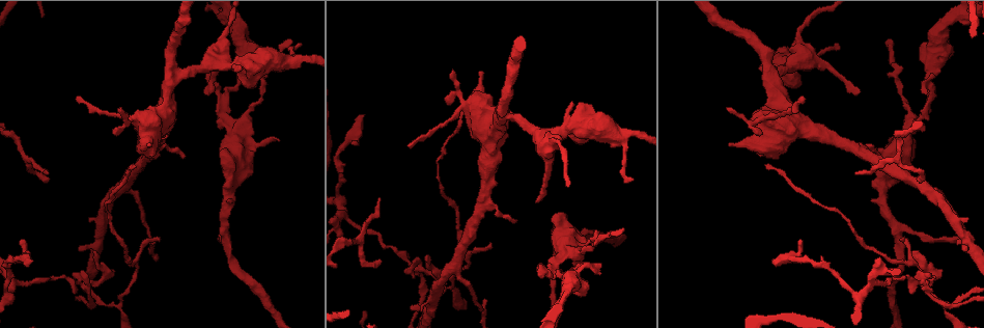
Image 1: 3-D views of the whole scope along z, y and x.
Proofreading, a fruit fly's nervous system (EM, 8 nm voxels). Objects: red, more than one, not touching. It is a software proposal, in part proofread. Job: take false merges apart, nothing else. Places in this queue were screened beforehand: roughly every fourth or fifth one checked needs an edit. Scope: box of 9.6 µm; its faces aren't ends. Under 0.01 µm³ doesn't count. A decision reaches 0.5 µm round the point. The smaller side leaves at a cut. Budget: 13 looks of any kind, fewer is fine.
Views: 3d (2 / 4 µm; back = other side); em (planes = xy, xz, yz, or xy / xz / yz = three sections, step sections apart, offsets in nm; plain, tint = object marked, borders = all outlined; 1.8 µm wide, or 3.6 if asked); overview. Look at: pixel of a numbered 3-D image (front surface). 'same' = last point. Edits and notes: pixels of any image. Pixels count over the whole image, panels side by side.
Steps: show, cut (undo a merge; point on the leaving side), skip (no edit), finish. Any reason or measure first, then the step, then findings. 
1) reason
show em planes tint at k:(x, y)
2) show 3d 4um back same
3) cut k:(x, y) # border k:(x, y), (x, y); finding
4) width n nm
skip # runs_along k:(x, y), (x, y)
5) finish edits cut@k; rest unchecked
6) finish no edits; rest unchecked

thick turns thin
show em yz step 4 tint at 1:(928, 73)

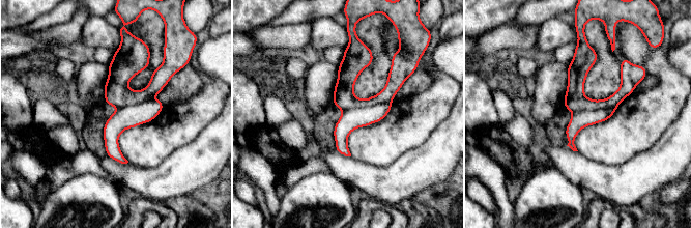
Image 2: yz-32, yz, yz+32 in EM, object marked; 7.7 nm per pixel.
cut it another way
show em planes tint same

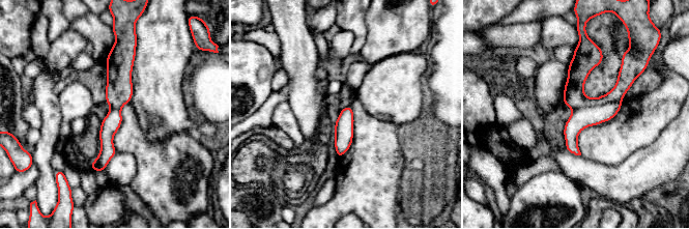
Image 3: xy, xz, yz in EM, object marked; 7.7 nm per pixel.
cut 3:(574, 97) # part_leaving 3:(629, 78), (600, 101), (565, 98); two neurons meet here

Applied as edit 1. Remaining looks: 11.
redraw
show overview

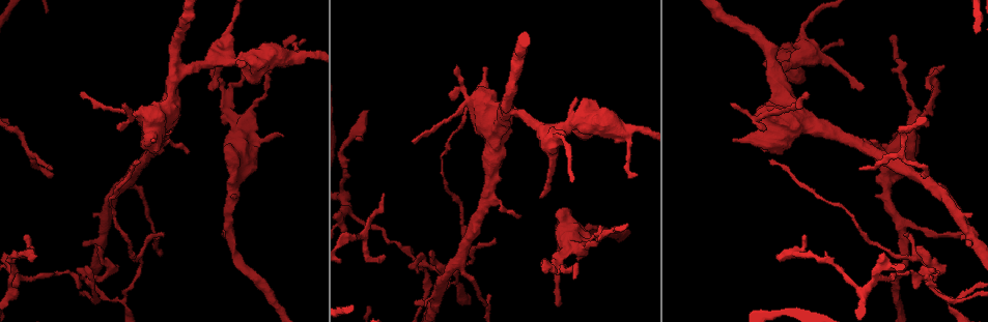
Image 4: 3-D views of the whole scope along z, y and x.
show em 3.6um planes tint at 4:(240, 146)

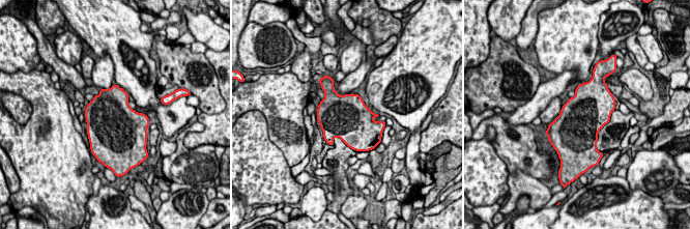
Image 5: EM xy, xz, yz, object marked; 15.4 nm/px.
skip # continuous, no second neuron

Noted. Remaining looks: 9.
three arms meet
show 3d 4um at 4:(625, 131)

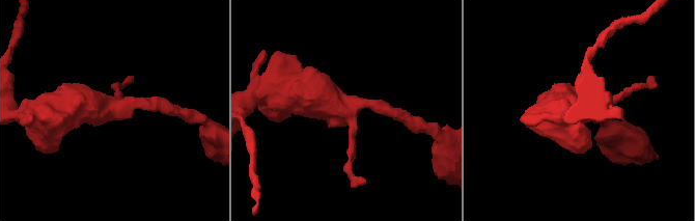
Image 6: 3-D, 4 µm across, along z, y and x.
arms 3
show em 3.6um xy step 4 tint at 6:(345, 110)

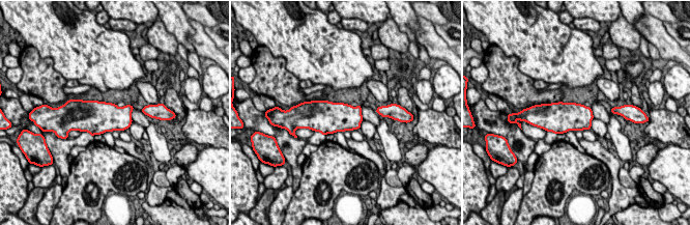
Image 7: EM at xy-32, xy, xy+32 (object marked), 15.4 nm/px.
cut it another way
show em 3.6um planes borders same

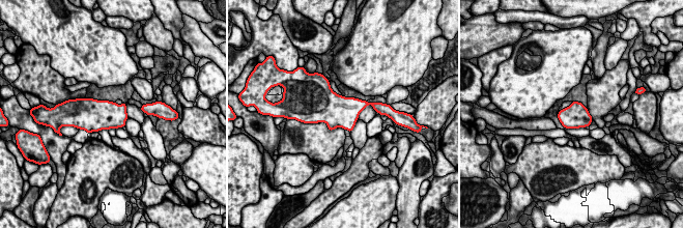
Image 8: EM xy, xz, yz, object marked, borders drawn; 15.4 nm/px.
skip # continuous, no second neuron

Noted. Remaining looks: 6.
four arms meet
show 3d 4um back at 4:(546, 128)

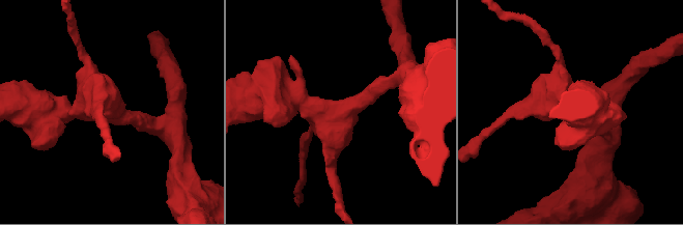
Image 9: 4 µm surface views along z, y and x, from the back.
arms 4; need the tissue
show em planes plain at 9:(345, 110)

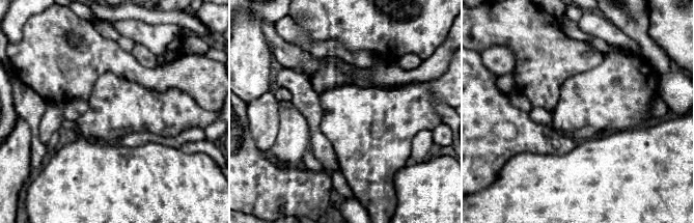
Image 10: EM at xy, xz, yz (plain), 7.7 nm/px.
with the object marked
show em planes tint same

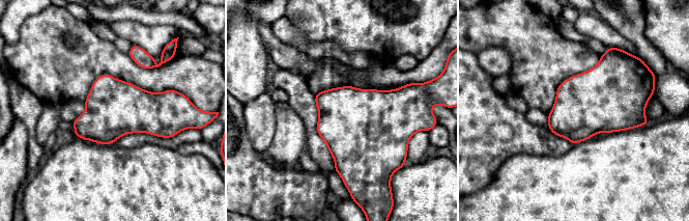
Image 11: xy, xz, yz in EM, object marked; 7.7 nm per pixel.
skip # all the same neuron

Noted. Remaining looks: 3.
finish edits cut@3; rest unchecked

